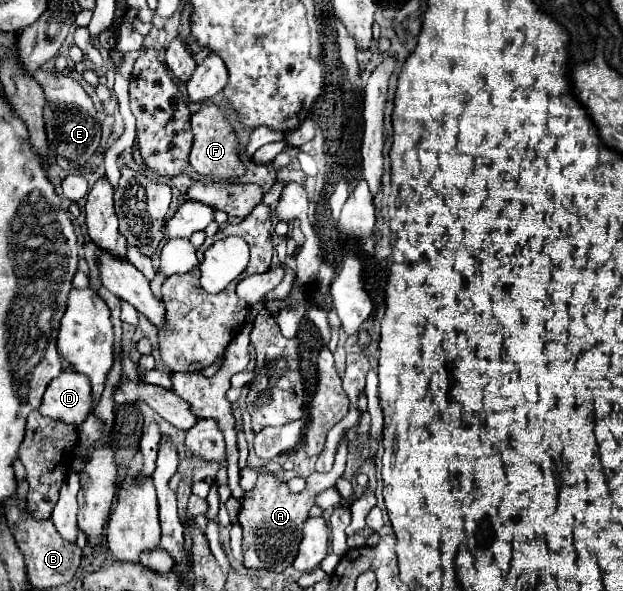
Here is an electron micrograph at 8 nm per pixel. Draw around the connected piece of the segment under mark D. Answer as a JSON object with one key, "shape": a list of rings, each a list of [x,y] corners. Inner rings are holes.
{"shape":[[[62,371],[60,377],[50,381],[38,411],[44,417],[78,427],[90,413],[90,407],[92,397],[88,377],[74,371]]]}

